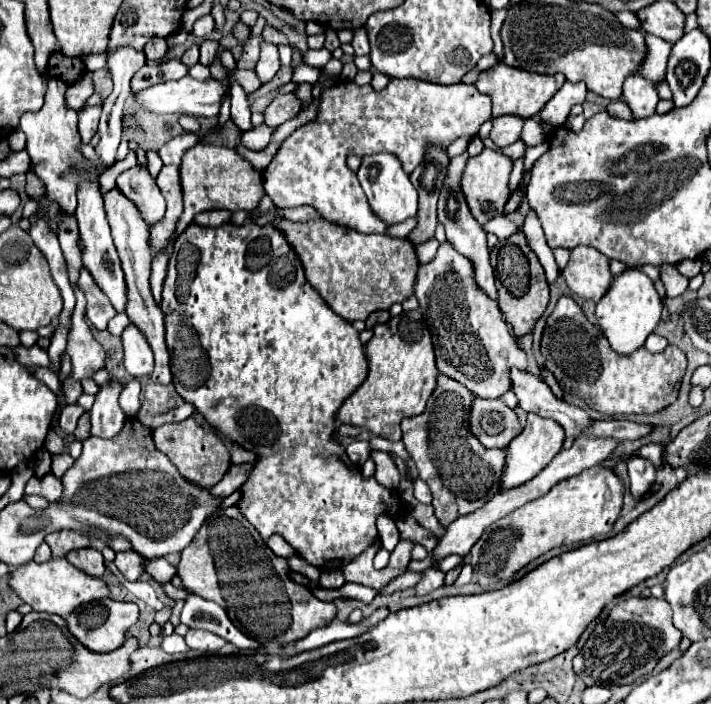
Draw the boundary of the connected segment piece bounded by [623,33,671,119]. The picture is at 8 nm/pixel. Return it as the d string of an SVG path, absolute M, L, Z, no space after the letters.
M645 33L645 45L647 53L643 65L639 65L639 69L623 83L623 99L631 107L635 119L655 113L659 101L657 85L665 81L667 59L671 53L671 43L651 37L651 33Z

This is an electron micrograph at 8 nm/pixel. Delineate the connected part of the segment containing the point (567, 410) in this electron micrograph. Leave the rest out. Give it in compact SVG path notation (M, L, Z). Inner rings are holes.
M511 369L511 383L521 409L557 421L569 437L577 437L579 431L589 425L591 419L585 411L557 399L539 377L523 373L521 369Z

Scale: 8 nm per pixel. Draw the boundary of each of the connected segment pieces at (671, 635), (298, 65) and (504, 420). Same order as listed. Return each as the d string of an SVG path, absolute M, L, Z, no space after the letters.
M629 597L619 601L605 621L597 623L589 641L573 659L573 669L587 687L633 685L637 679L651 673L657 661L681 643L681 637L681 631L673 625L671 607L665 599Z
M293 45L293 59L291 59L291 67L293 67L293 81L295 83L315 83L319 77L319 69L307 65L303 61L303 53Z
M475 399L469 423L471 431L485 447L505 449L521 433L515 411L501 399Z

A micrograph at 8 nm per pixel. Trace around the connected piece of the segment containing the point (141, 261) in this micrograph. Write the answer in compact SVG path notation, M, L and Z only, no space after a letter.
M119 189L107 191L103 195L103 199L105 199L107 221L111 225L113 243L115 243L115 249L119 253L119 259L121 259L121 265L123 265L123 273L125 273L125 283L127 283L127 315L129 315L131 323L137 325L137 329L141 333L145 333L147 343L153 349L153 355L155 355L155 373L151 375L151 381L169 385L171 383L171 369L169 369L169 351L167 351L167 345L165 345L163 313L155 305L151 289L149 289L151 251L149 251L147 223L139 217L139 209L135 209L135 203L131 203L127 197L123 197L123 193L119 193Z

